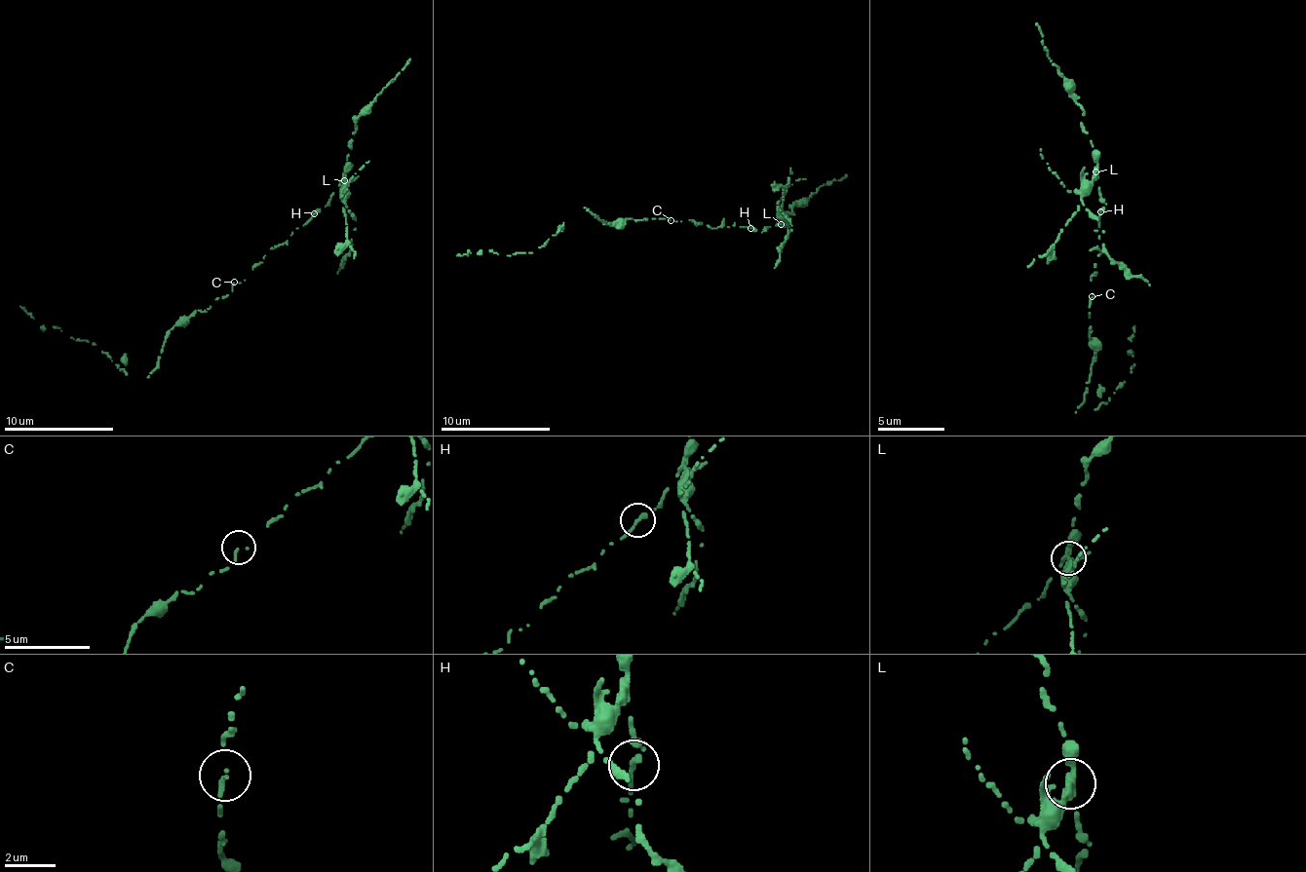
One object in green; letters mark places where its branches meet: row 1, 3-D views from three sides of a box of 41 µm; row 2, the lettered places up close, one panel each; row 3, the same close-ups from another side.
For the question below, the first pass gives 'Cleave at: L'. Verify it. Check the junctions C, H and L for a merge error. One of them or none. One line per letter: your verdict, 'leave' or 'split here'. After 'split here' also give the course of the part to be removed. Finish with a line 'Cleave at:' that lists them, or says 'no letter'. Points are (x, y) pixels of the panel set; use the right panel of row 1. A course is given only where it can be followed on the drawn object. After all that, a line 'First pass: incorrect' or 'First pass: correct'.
C: leave
H: leave
L: split here; course (1094, 172), (1082, 203), (1098, 219), (1101, 249), (1141, 277), (1148, 286)
Cleave at: L
First pass: correct

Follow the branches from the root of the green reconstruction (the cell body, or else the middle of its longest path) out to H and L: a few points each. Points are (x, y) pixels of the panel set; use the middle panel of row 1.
H: (671, 220), (695, 220), (711, 229), (717, 226), (748, 226), (750, 229)
L: (671, 220), (695, 220), (711, 229), (750, 226), (755, 232), (780, 223)

